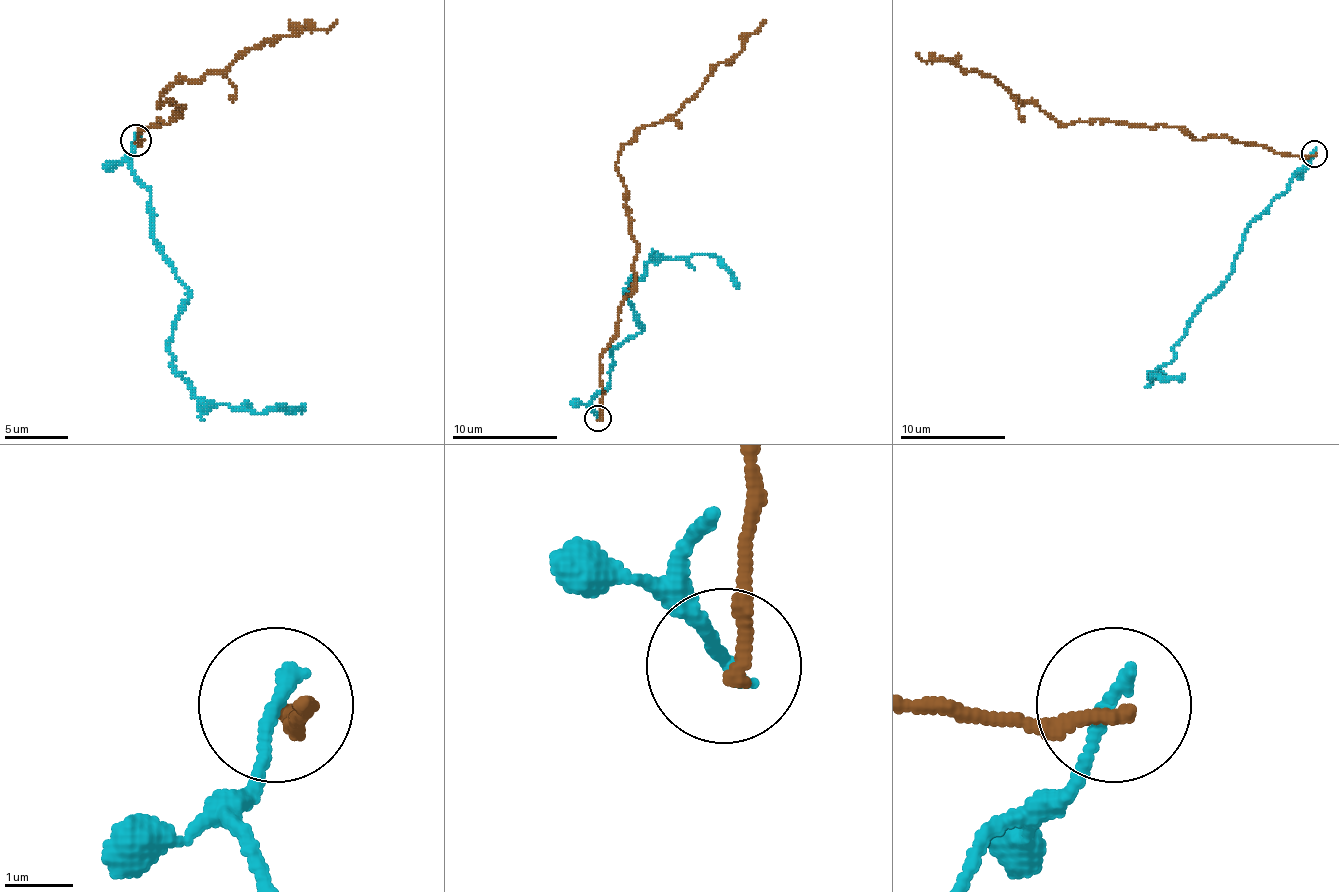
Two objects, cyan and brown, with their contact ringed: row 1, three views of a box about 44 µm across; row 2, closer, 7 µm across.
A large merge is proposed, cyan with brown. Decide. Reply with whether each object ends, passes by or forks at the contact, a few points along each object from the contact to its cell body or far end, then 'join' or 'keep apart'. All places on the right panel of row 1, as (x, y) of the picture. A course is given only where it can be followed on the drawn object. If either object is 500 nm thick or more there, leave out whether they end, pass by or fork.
cyan ends; brown ends; course cyan (1313, 153), (1245, 232), (1234, 271), (1190, 324), (1174, 350), (1174, 358), (1155, 371), (1150, 382), (1184, 374); course brown (1313, 155), (1197, 140), (1176, 126), (1063, 124), (992, 76), (916, 53); keep apart

